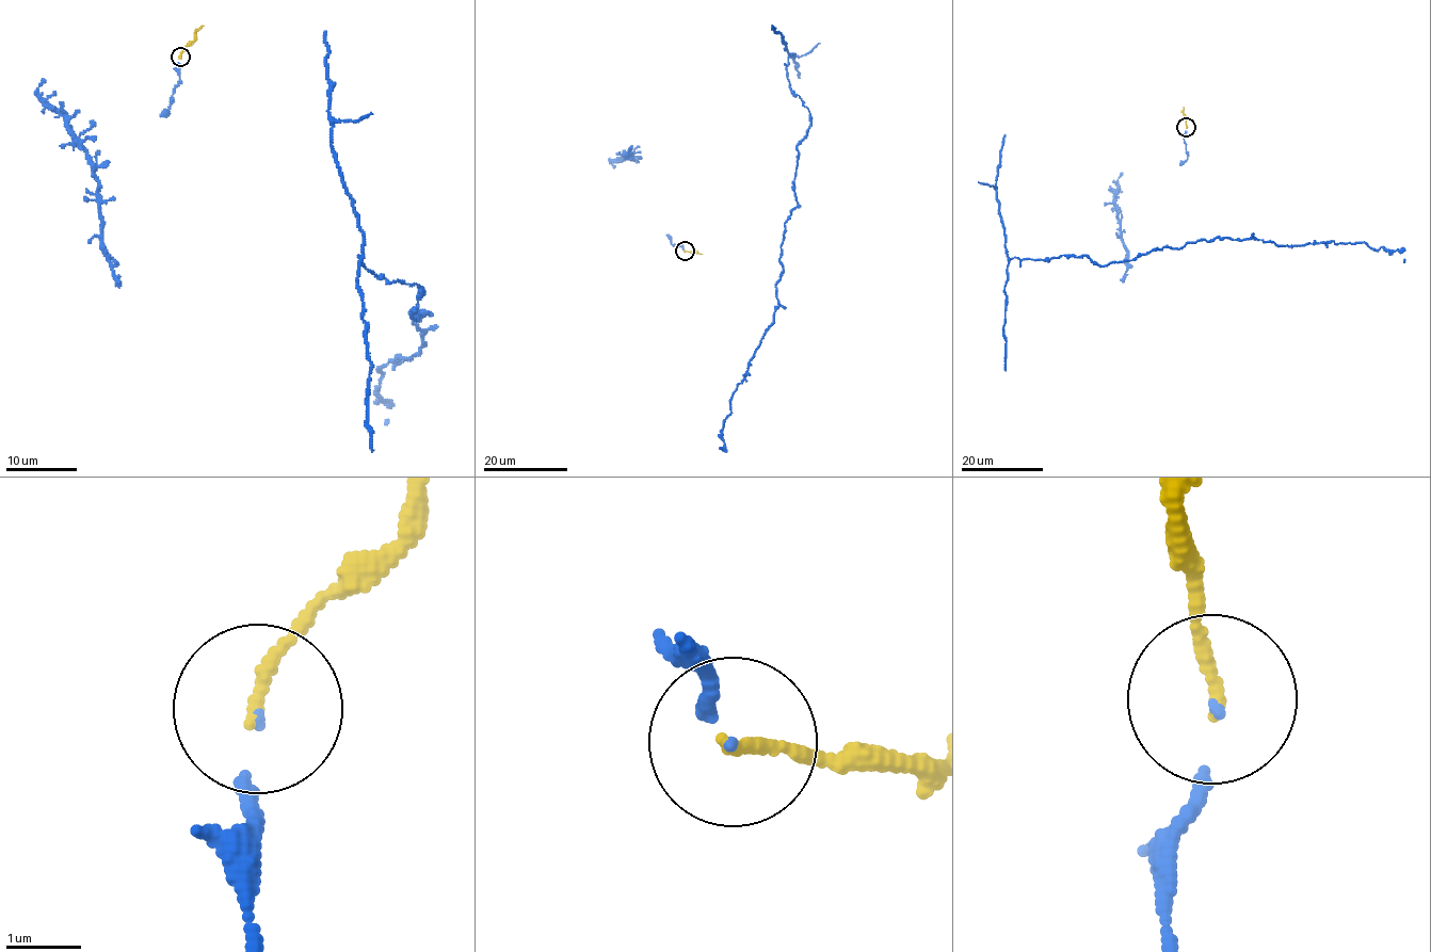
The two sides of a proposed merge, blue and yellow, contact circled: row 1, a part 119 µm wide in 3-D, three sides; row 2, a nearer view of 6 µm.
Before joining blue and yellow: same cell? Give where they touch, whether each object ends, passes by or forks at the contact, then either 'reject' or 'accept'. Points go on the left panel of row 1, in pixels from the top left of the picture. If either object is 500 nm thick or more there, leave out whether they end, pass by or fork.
(180, 57) | blue ends | yellow ends | accept

